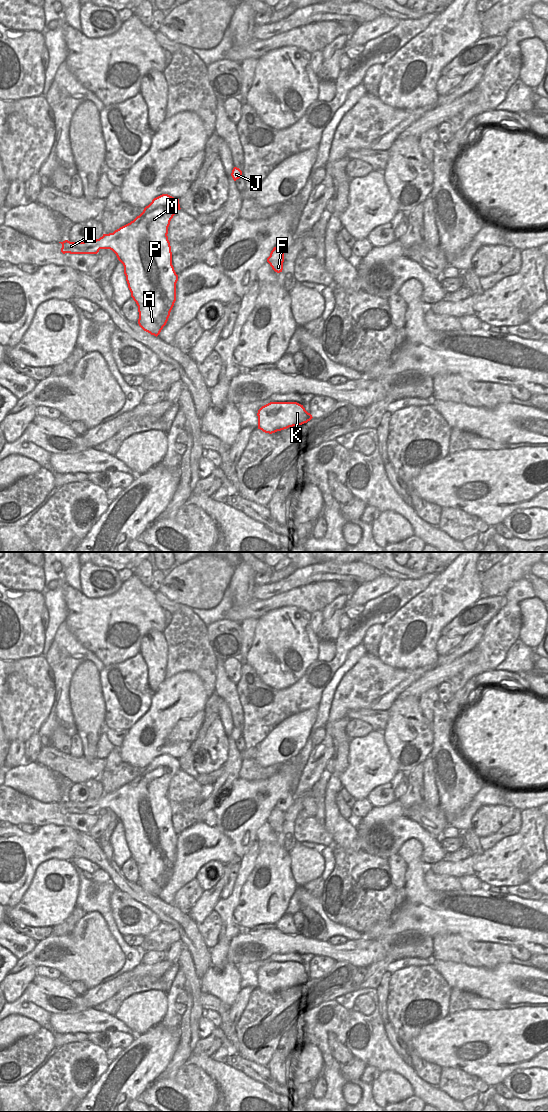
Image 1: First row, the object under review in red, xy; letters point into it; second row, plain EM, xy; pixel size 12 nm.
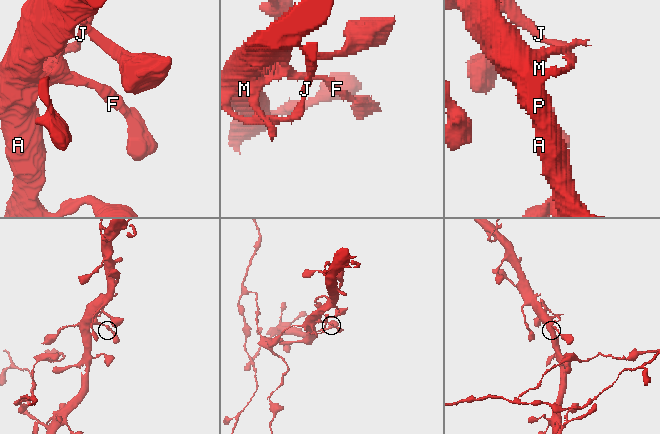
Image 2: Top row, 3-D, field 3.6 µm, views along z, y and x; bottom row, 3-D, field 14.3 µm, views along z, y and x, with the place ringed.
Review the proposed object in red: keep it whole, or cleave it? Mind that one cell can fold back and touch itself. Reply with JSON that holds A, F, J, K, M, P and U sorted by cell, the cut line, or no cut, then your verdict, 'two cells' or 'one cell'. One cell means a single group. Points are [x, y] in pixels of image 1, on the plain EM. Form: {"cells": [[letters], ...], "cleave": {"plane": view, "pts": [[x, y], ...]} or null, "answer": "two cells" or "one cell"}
{"cells": [["A", "F", "J", "K", "M", "P", "U"]], "cleave": null, "answer": "one cell"}

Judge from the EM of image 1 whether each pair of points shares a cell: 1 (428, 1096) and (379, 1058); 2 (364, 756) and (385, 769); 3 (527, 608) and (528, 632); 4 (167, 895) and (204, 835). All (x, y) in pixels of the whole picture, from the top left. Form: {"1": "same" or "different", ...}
{"1": "same", "2": "same", "3": "same", "4": "same"}

